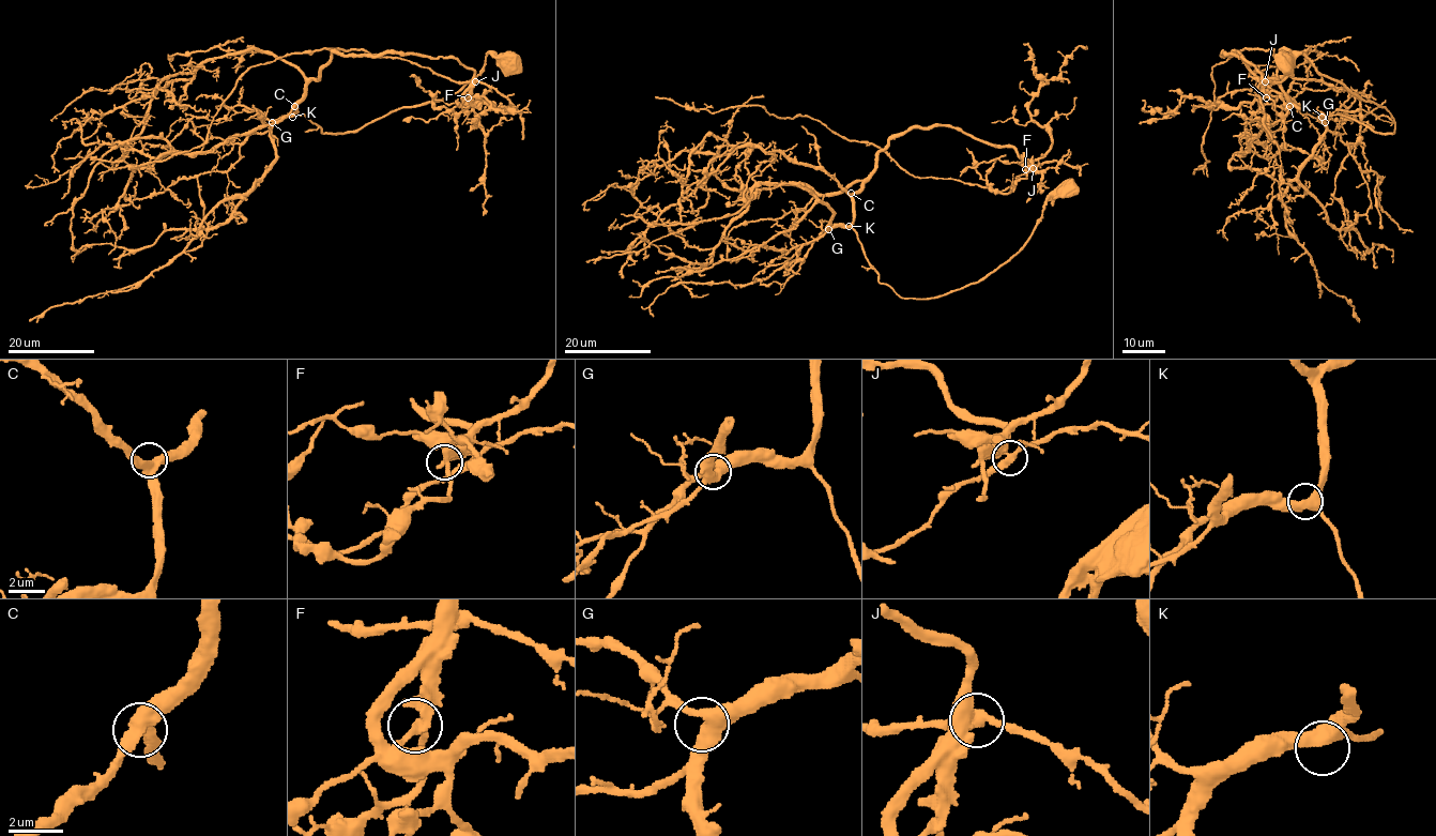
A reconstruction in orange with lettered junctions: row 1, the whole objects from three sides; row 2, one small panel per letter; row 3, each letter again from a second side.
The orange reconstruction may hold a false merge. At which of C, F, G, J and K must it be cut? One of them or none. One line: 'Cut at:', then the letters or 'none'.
Cut at: J

